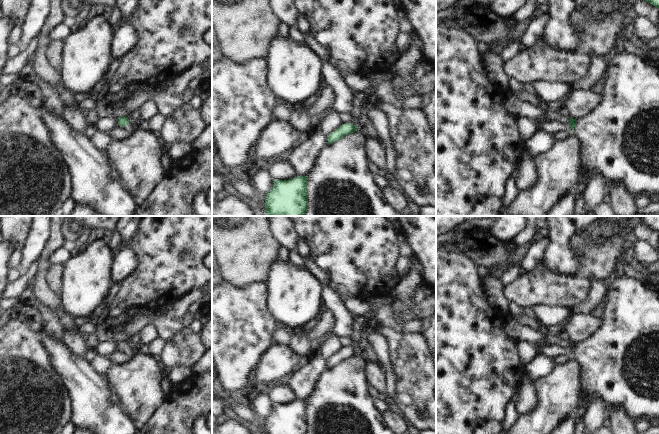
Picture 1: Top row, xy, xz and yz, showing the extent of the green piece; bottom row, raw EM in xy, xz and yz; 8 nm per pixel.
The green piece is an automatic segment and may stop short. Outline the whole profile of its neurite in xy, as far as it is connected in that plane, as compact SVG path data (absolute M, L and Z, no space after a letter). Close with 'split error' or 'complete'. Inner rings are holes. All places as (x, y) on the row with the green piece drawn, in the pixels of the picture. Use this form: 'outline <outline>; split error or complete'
outline M126 116L118 118L118 125L123 127L127 131L133 131L136 126L134 124L131 124Z; split error

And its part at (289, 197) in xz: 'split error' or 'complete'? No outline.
complete

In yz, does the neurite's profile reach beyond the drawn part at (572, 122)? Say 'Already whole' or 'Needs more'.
Needs more.

